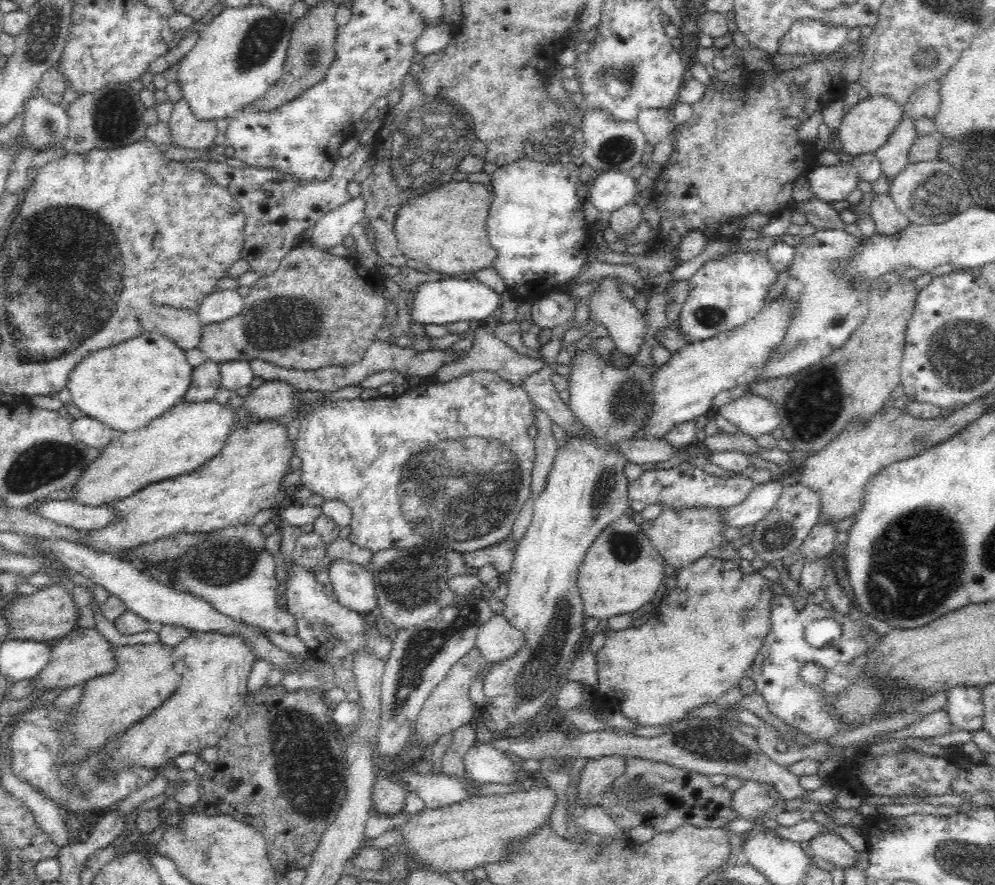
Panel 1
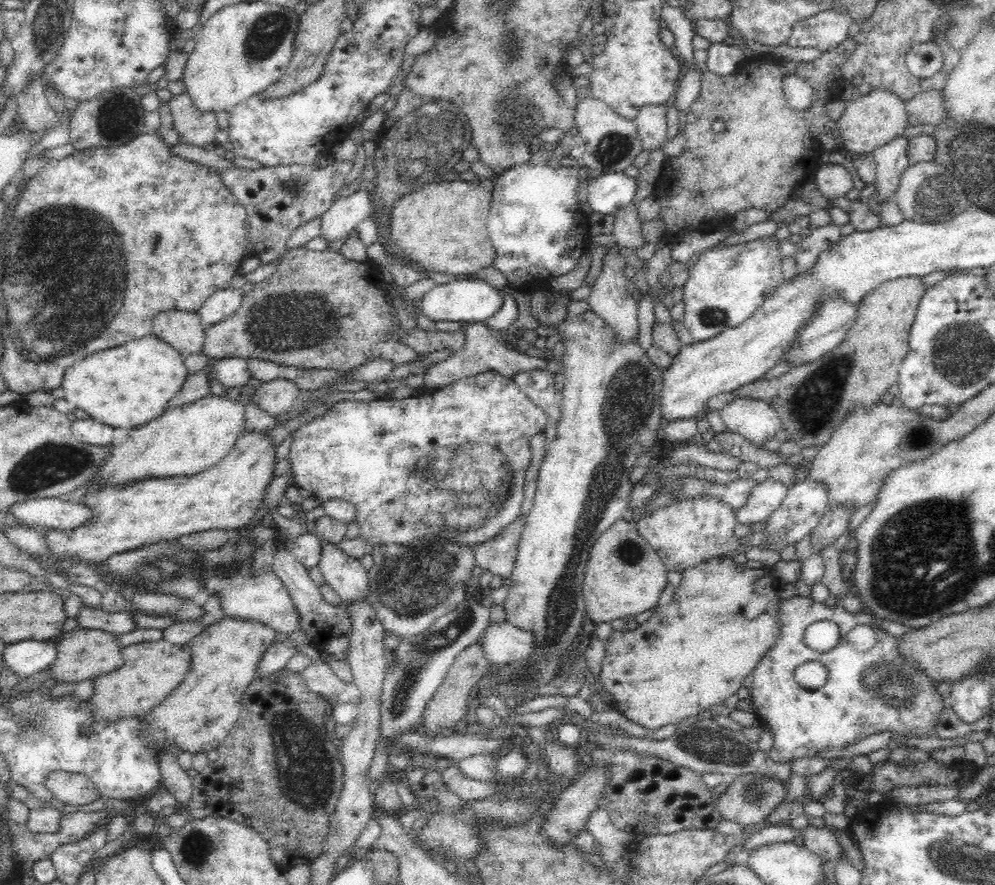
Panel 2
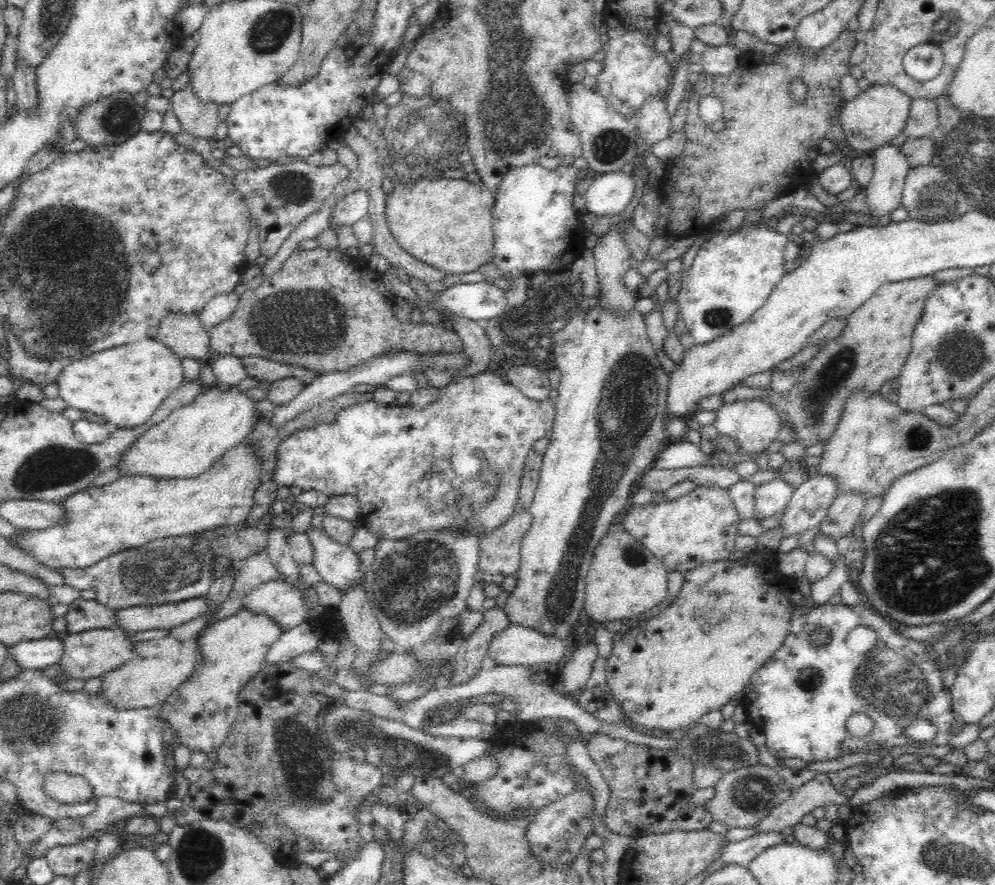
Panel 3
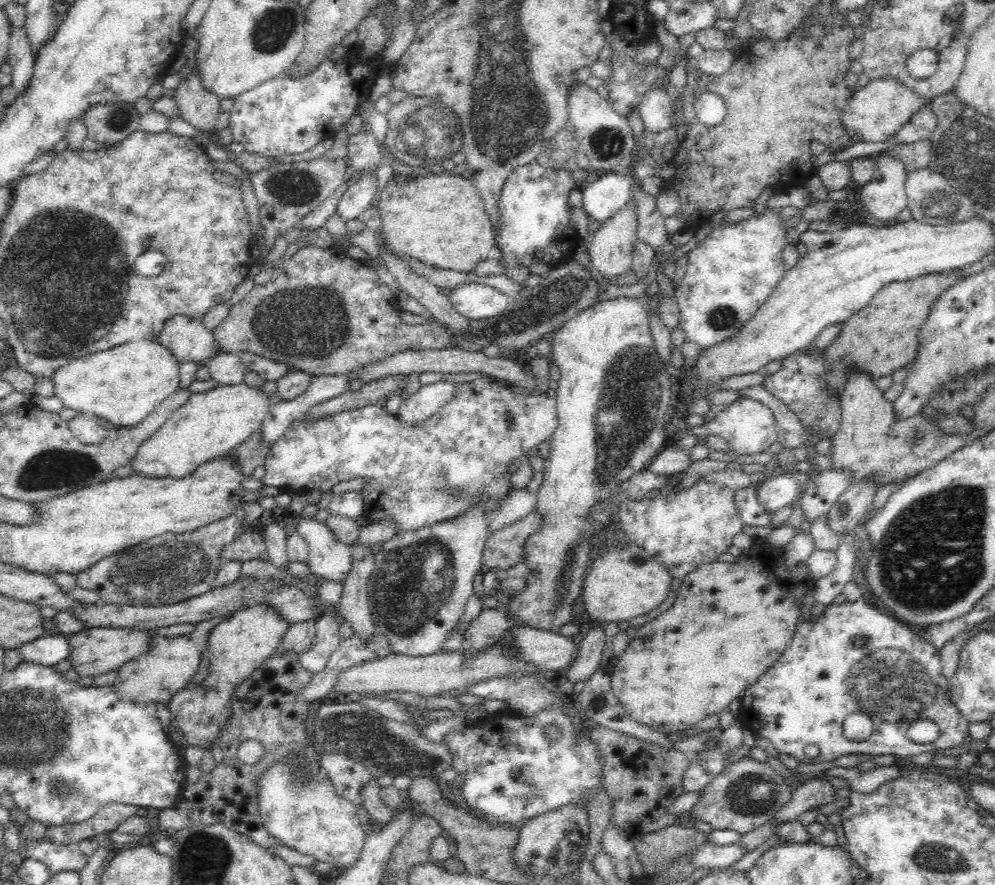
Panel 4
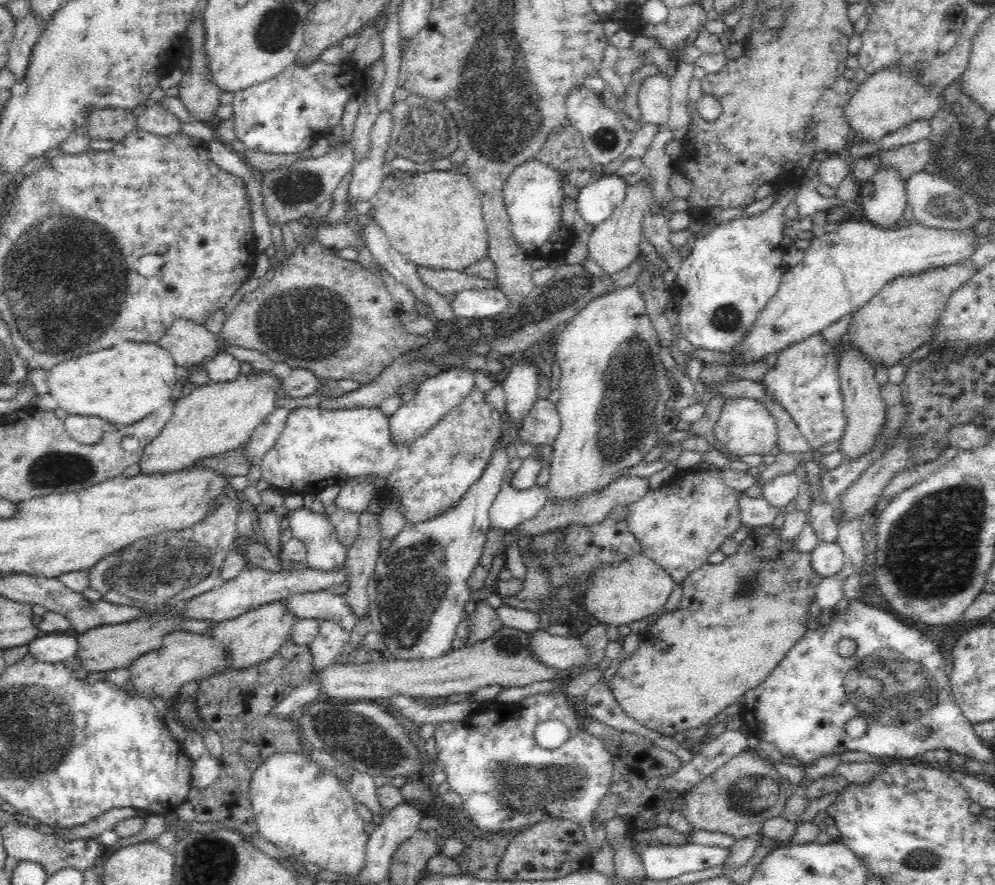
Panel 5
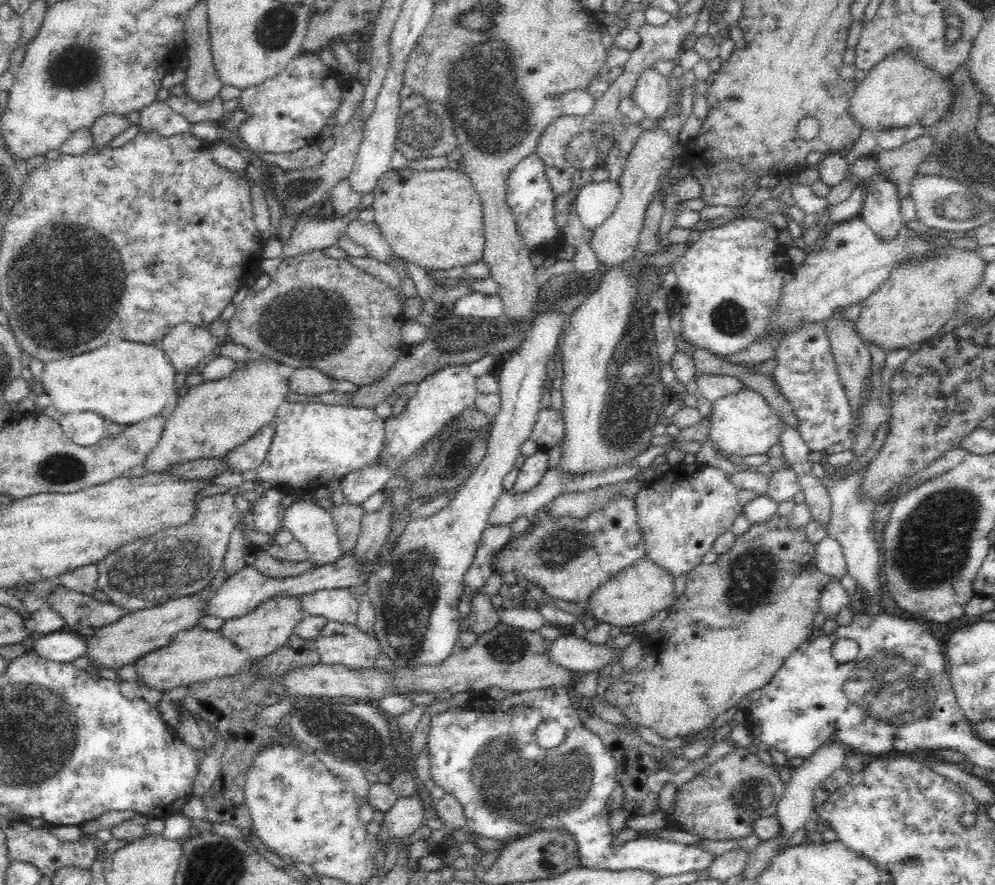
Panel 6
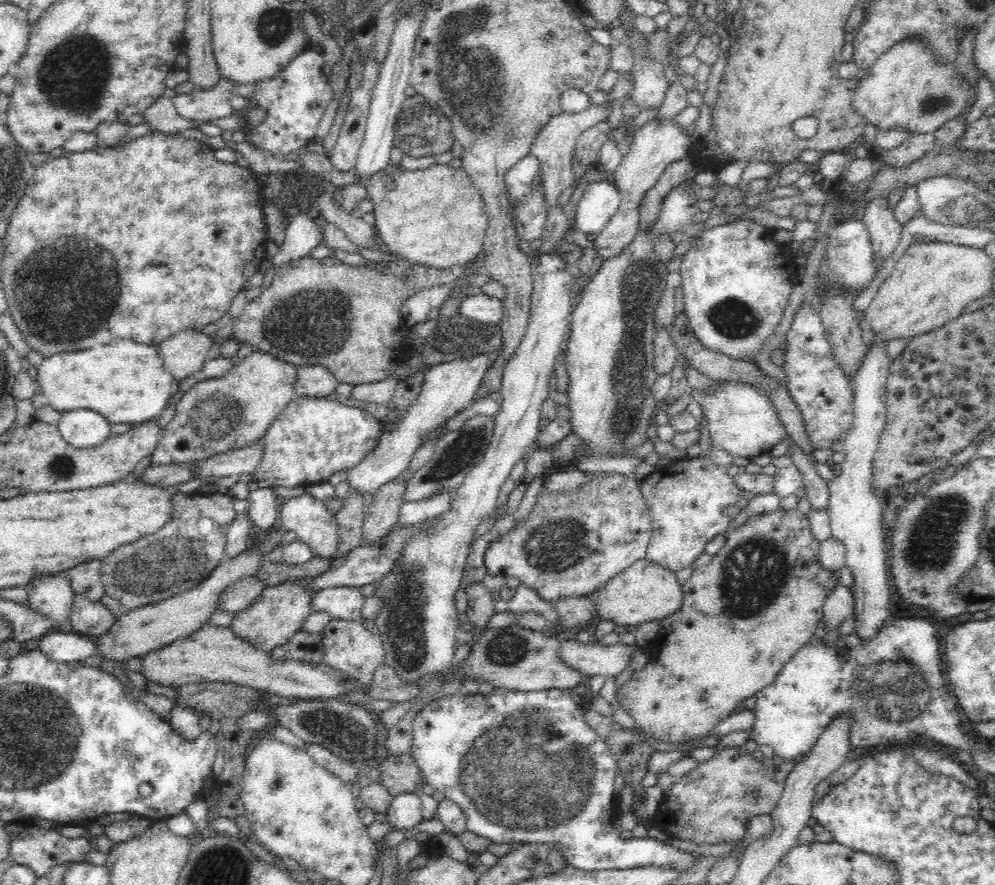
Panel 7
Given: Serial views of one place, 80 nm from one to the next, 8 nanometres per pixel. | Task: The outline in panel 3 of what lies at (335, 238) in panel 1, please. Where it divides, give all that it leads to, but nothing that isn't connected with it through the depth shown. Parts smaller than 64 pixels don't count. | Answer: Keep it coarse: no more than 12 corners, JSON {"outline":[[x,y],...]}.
{"outline":[[354,190],[335,204],[330,223],[367,217],[369,194]]}

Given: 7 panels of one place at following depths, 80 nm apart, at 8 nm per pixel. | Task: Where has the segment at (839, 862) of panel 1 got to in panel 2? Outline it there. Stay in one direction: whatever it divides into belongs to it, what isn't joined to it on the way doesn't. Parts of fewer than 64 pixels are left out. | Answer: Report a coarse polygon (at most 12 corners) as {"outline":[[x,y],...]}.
{"outline":[[807,825],[803,846],[833,863],[845,856],[829,828]]}

